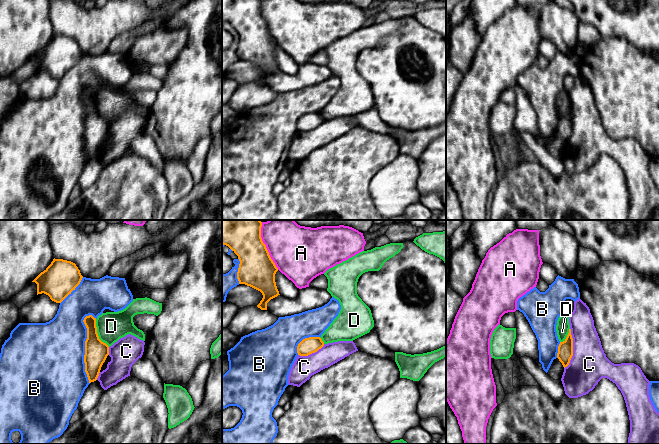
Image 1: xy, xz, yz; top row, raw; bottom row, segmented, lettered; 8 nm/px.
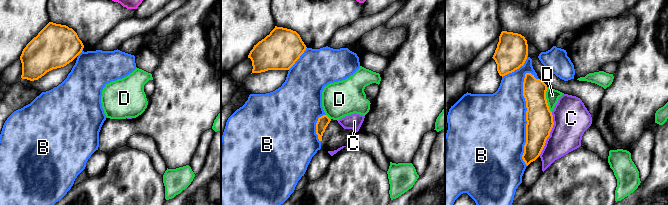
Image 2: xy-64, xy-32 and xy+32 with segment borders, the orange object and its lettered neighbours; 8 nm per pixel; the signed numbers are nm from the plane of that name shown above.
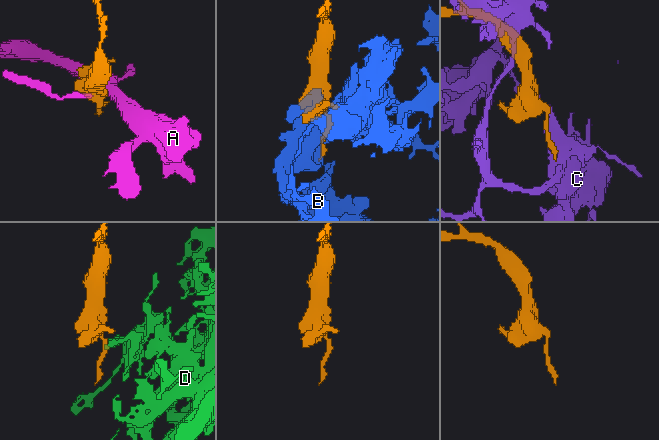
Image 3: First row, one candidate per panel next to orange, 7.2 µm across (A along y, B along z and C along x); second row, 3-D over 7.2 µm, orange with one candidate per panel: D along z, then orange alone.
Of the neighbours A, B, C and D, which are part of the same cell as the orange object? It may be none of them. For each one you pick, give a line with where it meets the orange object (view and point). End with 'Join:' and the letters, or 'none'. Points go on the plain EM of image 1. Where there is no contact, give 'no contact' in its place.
Join: none

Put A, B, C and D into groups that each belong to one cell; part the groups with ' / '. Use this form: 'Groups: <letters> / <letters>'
Groups: A / B / C / D

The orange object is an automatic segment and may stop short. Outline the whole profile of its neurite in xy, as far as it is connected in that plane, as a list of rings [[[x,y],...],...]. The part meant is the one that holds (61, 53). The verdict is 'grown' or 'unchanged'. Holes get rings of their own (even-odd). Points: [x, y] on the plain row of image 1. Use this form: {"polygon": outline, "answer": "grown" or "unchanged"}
{"polygon": [[[53,35],[51,40],[32,58],[37,60],[37,71],[46,70],[61,79],[80,60],[83,52],[75,39]]], "answer": "unchanged"}

